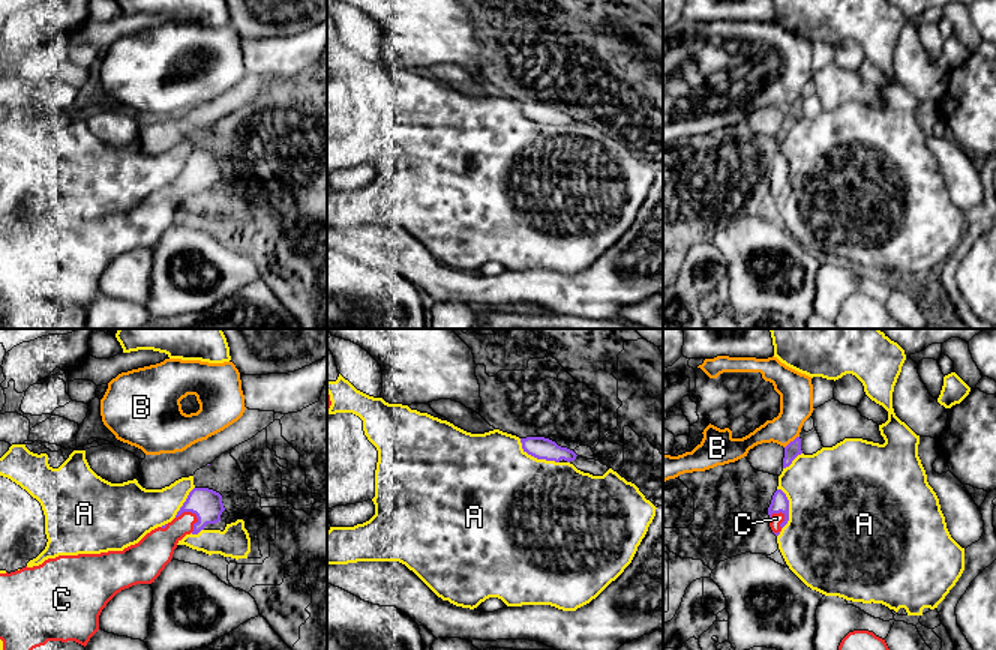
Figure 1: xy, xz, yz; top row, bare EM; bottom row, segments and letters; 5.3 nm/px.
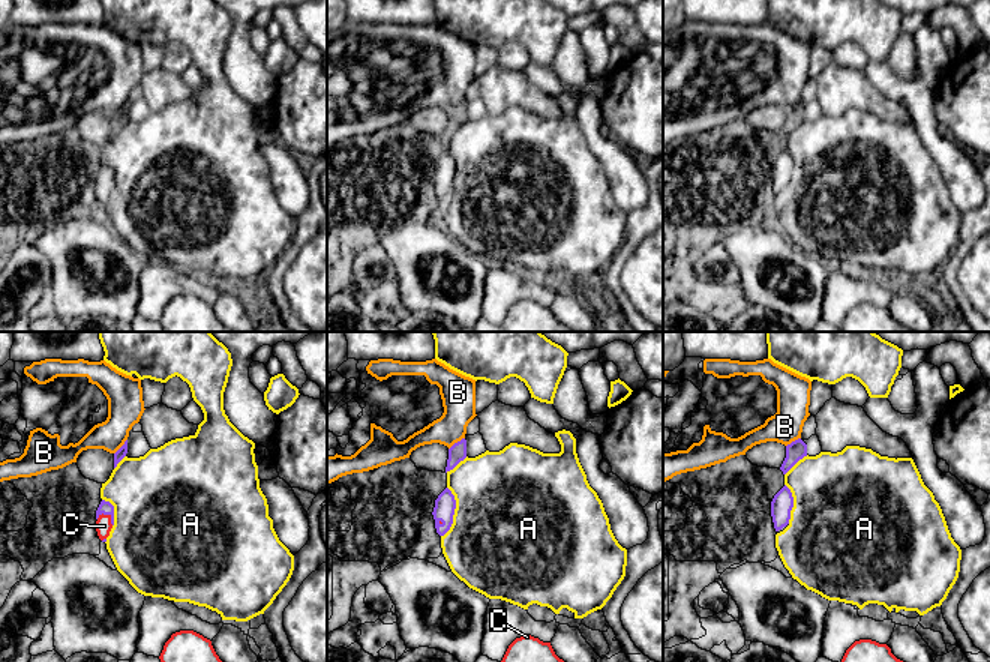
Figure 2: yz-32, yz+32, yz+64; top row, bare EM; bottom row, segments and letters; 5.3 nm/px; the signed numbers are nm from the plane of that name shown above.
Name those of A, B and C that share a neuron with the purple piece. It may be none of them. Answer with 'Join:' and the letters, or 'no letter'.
Join: C

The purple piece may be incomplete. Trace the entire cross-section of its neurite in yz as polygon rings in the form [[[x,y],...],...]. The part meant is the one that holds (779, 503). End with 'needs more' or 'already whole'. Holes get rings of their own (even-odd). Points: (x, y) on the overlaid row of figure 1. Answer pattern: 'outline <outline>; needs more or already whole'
outline [[[777,489],[772,495],[771,504],[768,507],[770,527],[776,536],[780,534],[782,528],[789,521],[789,500],[782,489]]]; needs more

